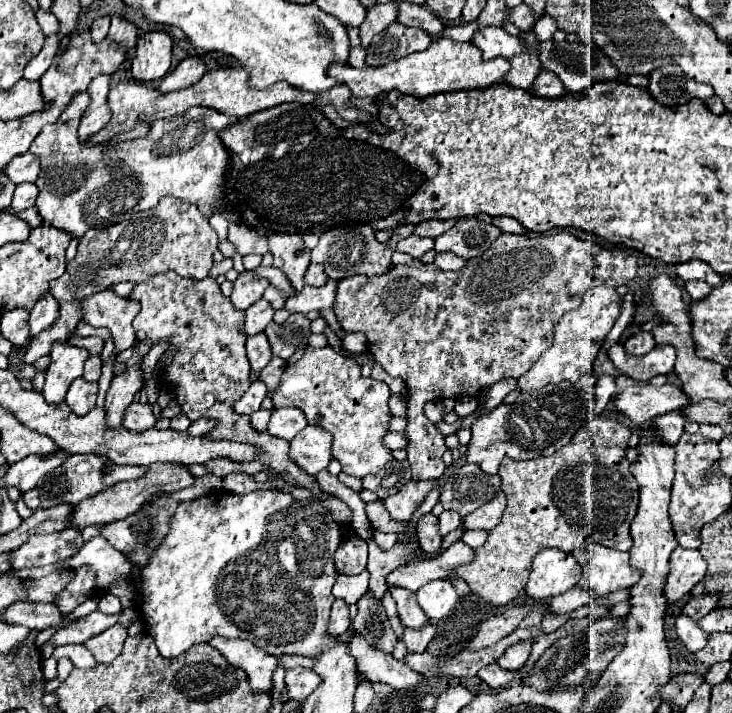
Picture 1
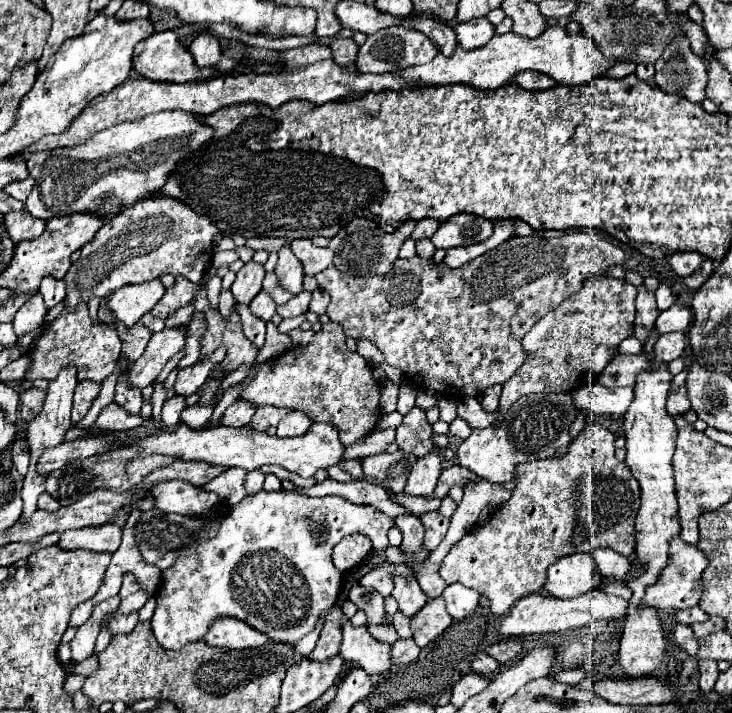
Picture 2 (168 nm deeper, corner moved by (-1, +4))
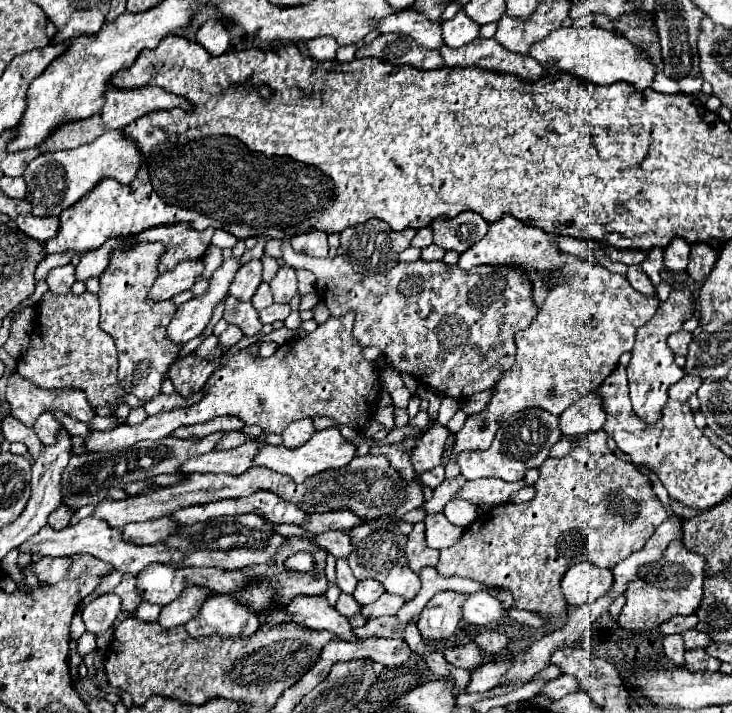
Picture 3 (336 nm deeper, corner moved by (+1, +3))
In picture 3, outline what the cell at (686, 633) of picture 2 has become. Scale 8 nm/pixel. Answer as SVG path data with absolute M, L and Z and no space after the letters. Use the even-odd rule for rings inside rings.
M668 635L668 637L664 637L664 653L666 653L678 667L684 667L686 649L684 649L684 639L682 639L682 635Z

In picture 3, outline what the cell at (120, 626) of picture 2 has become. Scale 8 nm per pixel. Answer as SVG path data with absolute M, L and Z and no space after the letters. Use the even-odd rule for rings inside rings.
M124 575L120 585L114 589L114 593L122 599L122 611L126 611L130 617L136 613L138 605L140 605L140 597L136 591L136 579L134 575Z

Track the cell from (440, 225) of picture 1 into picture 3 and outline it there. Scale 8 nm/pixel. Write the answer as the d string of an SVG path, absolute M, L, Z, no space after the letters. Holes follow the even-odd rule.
M422 227L416 231L414 239L412 239L412 245L418 247L418 249L424 249L432 243L432 227Z

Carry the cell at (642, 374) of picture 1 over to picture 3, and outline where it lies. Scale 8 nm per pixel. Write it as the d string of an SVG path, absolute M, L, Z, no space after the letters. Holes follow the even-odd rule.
M676 331L668 337L668 345L676 355L686 355L688 353L688 343L692 341L692 335L688 331Z

